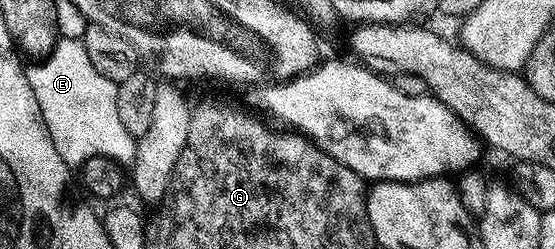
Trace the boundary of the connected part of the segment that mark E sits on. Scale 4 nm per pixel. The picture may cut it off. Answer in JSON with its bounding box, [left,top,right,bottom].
[27,38,137,165]

